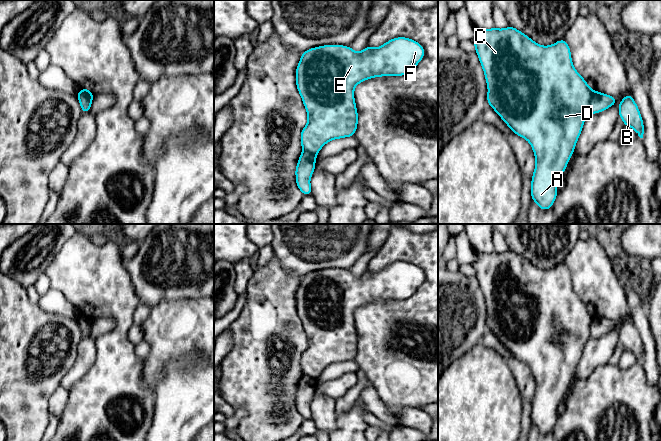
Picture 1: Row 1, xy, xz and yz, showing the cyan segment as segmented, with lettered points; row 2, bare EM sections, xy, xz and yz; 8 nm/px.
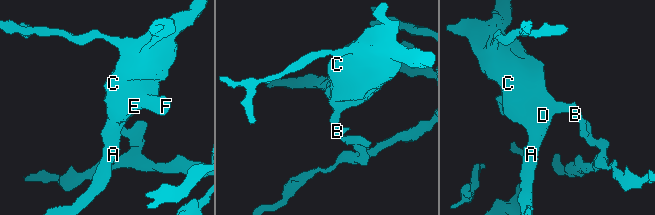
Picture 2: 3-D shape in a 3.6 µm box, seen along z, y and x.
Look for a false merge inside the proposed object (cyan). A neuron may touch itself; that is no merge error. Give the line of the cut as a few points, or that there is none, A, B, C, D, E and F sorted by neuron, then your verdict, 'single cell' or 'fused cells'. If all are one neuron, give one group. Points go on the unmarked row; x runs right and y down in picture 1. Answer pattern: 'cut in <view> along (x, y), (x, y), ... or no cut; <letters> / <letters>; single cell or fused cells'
cut in yz along (593, 314), (589, 335); A C D E F / B; fused cells

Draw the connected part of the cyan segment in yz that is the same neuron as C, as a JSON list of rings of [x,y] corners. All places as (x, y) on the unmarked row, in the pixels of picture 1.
[[[509,249],[505,253],[498,253],[494,251],[492,253],[475,252],[475,254],[477,256],[477,260],[472,264],[472,267],[476,271],[475,276],[478,279],[481,291],[483,292],[485,298],[485,303],[488,311],[487,317],[488,329],[490,329],[494,333],[494,335],[501,341],[505,348],[509,350],[513,357],[520,361],[523,361],[530,367],[536,383],[536,389],[531,404],[531,423],[532,425],[536,426],[539,429],[539,432],[542,435],[548,434],[554,428],[554,425],[558,418],[557,416],[558,405],[561,402],[563,396],[566,394],[567,388],[572,378],[574,377],[577,364],[581,359],[585,343],[588,341],[590,337],[590,325],[593,314],[588,310],[588,307],[574,292],[571,283],[570,272],[564,262],[555,266],[553,269],[542,270],[534,266],[530,261],[526,260],[520,254],[515,253],[511,249]]]

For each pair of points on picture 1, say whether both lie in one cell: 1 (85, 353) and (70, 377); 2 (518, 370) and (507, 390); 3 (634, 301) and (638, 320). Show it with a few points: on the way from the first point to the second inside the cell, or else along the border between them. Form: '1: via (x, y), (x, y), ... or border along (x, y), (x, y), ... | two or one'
1: via (85, 359), (76, 371) | one
2: border along (506, 360), (523, 400) | two
3: via (635, 306), (638, 315) | one

